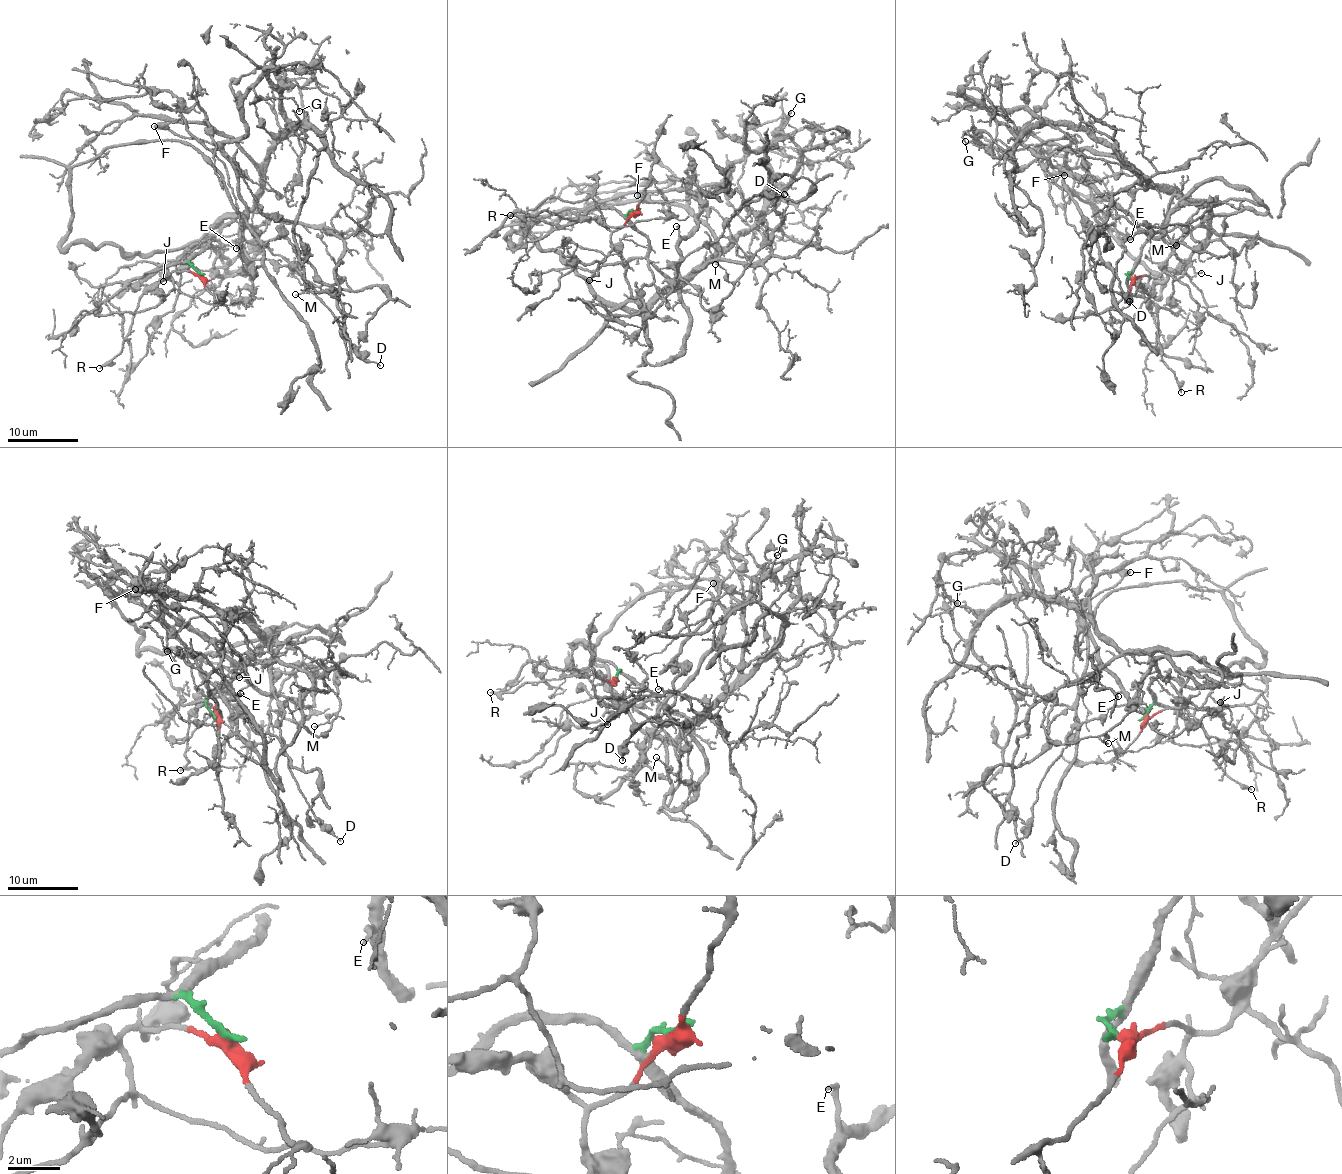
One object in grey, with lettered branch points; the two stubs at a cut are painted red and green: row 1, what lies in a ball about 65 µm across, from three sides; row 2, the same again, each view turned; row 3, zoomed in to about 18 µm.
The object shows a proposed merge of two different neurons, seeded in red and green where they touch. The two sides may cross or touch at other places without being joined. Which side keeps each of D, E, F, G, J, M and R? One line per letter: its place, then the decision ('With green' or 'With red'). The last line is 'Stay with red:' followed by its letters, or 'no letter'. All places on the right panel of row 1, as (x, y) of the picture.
D: Place: (1129, 301). With red
E: Place: (1130, 239). With red
F: Place: (1064, 175). With red
G: Place: (965, 141). With red
J: Place: (1201, 273). With red
M: Place: (1176, 245). With red
R: Place: (1181, 392). With red
Stay with red: D, E, F, G, J, M, R

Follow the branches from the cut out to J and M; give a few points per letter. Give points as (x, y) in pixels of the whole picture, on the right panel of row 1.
J: (1130, 278), (1167, 272), (1176, 279), (1190, 265), (1202, 273)
M: (1130, 278), (1159, 276), (1206, 219), (1266, 205), (1195, 183), (1174, 209), (1208, 210), (1176, 245)

